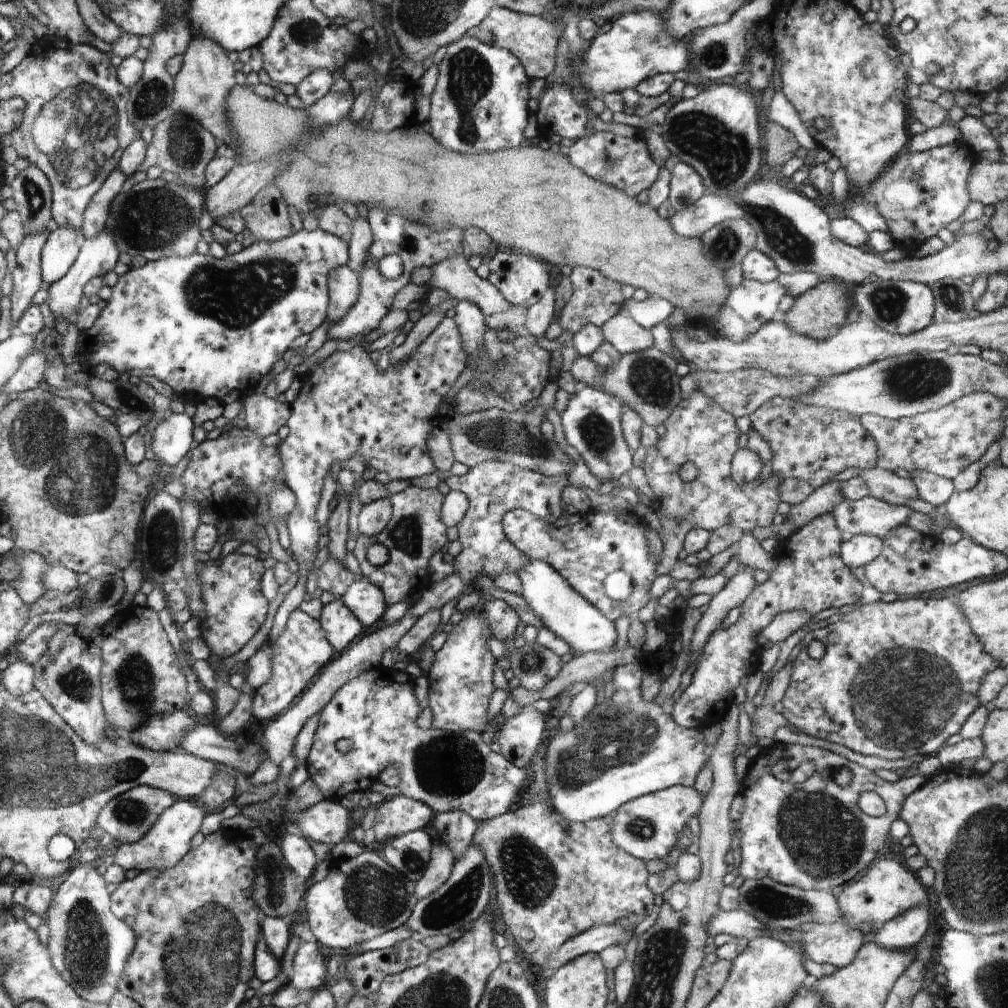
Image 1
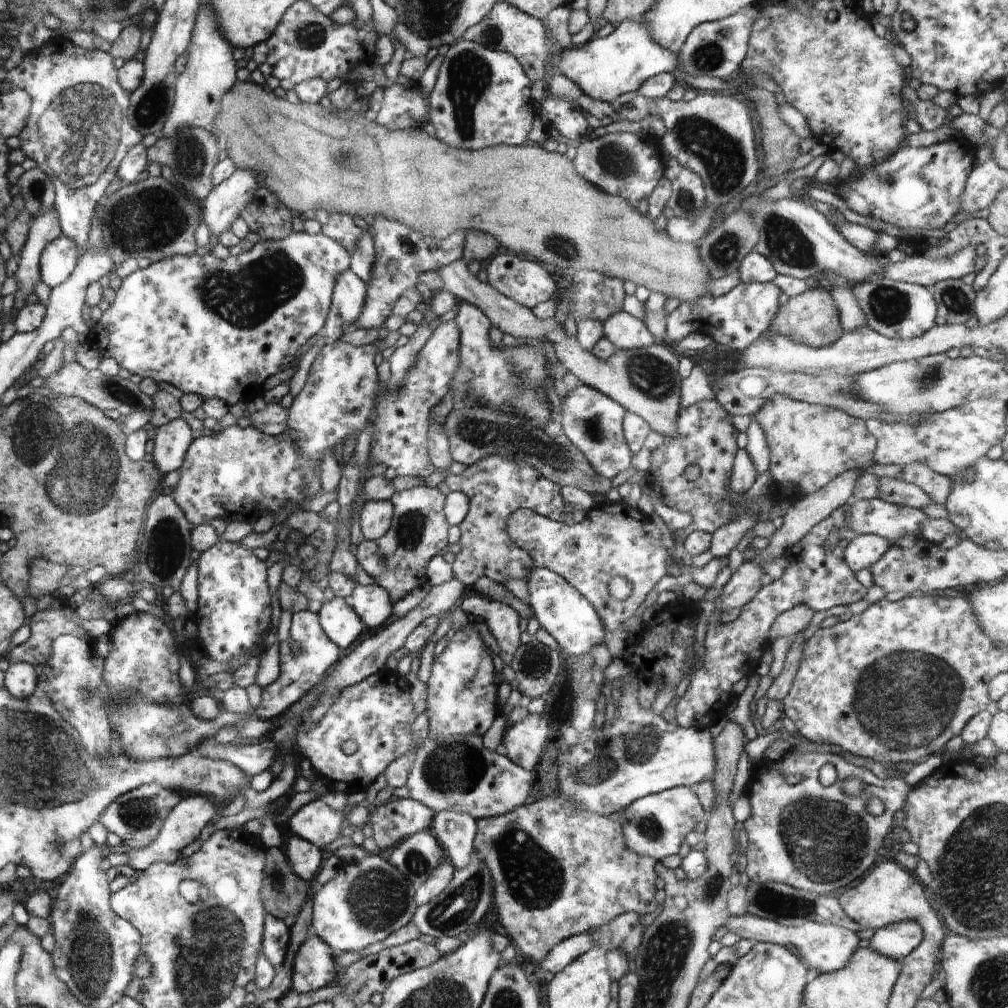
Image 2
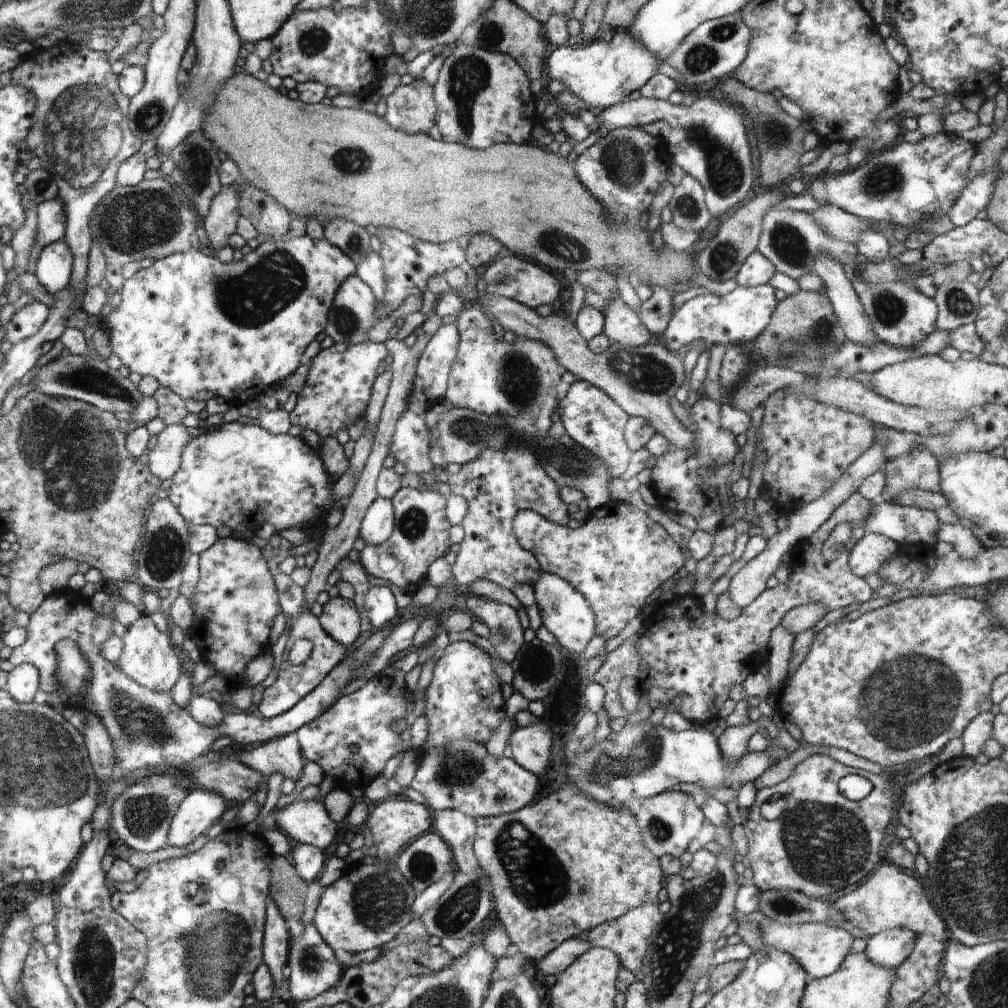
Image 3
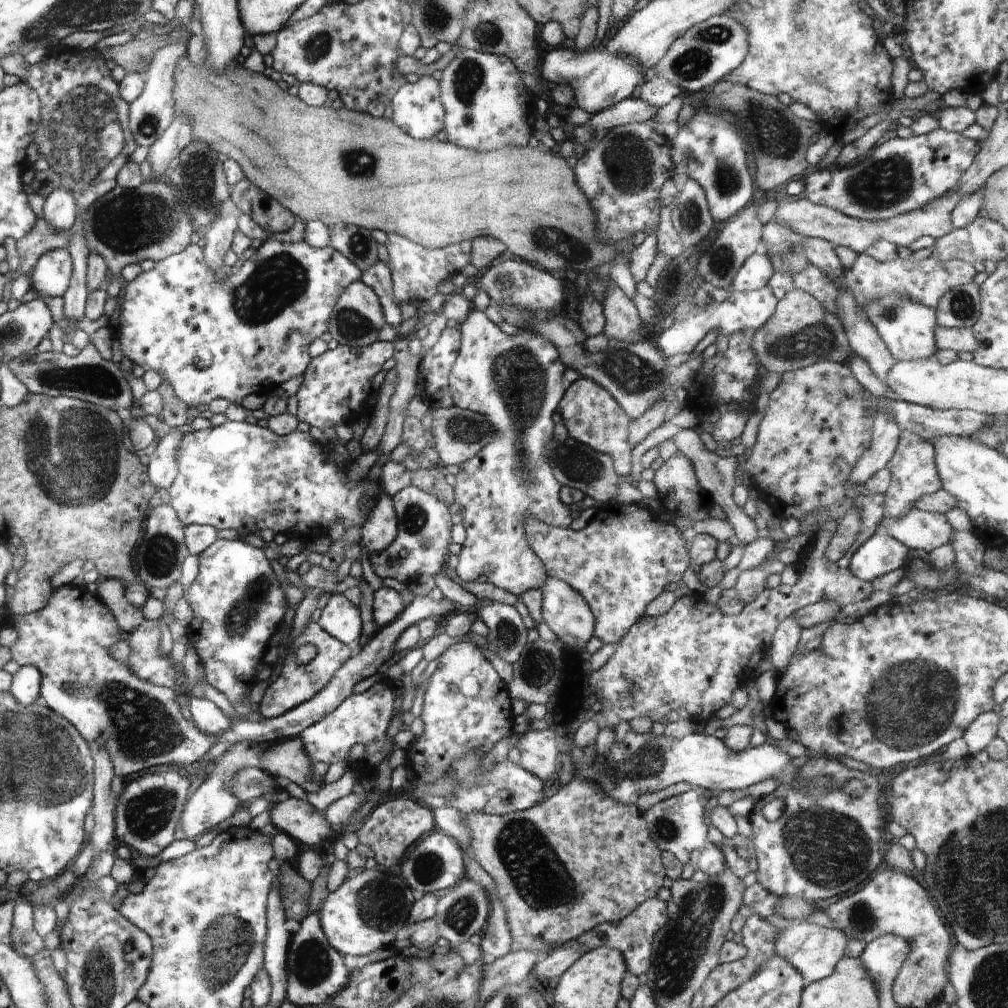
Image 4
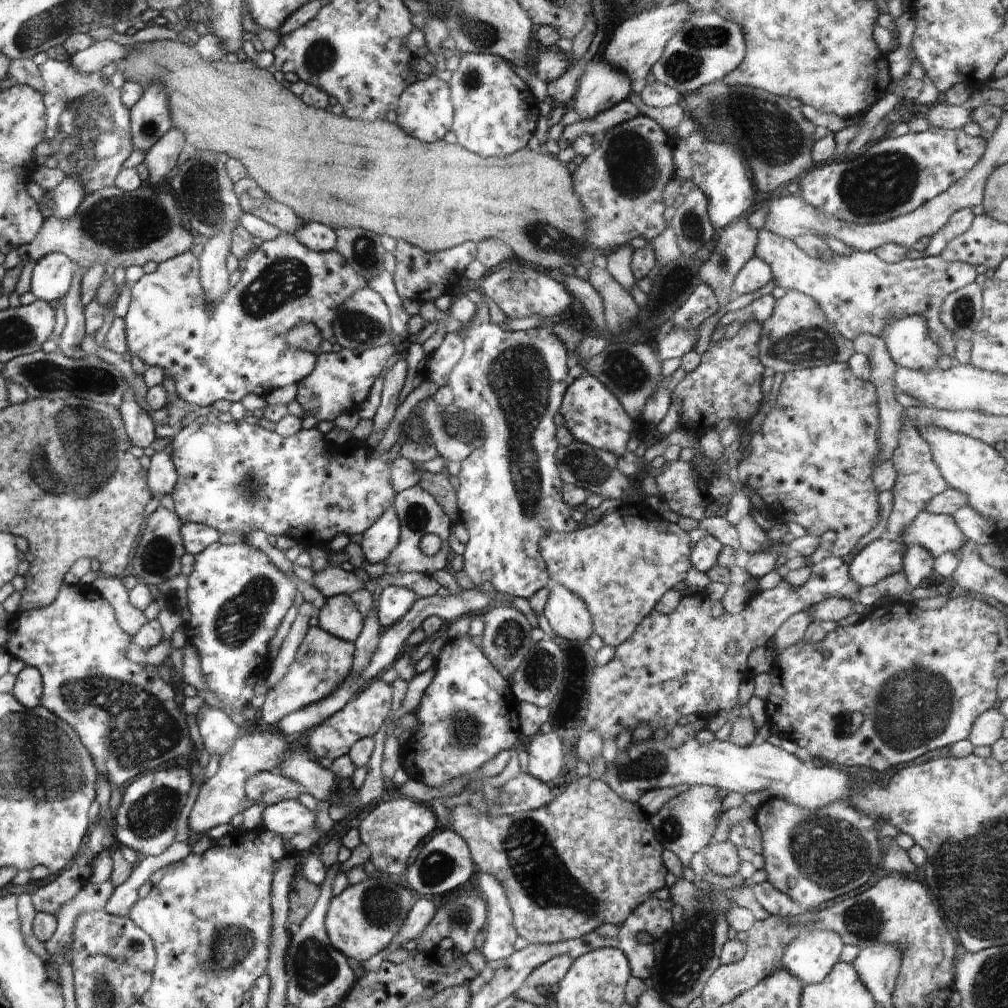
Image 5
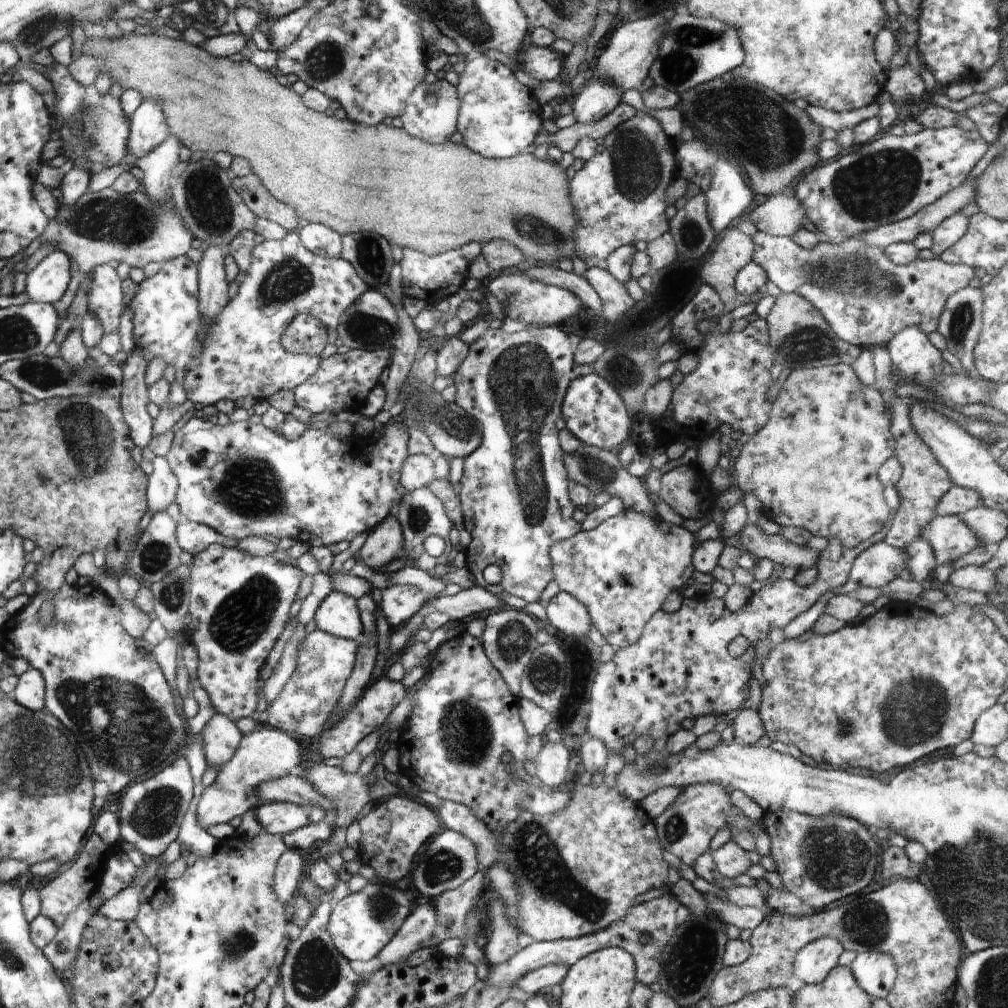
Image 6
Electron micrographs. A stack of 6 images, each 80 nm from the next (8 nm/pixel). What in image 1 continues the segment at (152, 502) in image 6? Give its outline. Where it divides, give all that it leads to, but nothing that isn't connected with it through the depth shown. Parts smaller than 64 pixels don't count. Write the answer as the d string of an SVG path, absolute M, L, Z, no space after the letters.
M172 413L170 418L163 420L152 430L151 442L148 442L150 455L161 460L166 472L171 470L187 455L187 452L196 443L192 437L194 422L186 413Z

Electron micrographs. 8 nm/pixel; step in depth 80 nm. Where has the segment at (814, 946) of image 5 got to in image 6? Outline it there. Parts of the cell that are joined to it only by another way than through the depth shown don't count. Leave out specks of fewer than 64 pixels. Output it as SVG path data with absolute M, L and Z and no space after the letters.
M823 937L804 946L803 950L795 953L793 976L803 983L823 982L839 964L843 950L842 944L831 937Z

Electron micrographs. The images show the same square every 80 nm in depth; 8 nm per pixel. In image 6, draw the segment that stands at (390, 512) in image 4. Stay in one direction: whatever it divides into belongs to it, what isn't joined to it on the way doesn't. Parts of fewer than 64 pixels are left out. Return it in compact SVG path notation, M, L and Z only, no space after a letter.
M394 513L382 521L357 552L357 561L372 571L380 571L403 554L401 525Z

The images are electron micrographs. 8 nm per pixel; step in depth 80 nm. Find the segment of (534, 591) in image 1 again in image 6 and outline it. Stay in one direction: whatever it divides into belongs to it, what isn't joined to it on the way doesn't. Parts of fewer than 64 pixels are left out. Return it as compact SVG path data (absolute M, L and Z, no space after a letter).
M560 591L545 606L548 622L567 636L588 636L592 622L588 610L572 595Z

